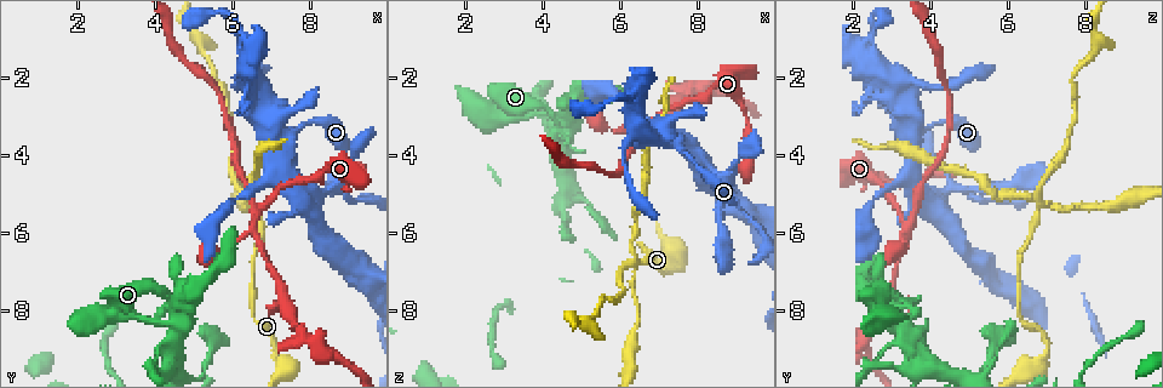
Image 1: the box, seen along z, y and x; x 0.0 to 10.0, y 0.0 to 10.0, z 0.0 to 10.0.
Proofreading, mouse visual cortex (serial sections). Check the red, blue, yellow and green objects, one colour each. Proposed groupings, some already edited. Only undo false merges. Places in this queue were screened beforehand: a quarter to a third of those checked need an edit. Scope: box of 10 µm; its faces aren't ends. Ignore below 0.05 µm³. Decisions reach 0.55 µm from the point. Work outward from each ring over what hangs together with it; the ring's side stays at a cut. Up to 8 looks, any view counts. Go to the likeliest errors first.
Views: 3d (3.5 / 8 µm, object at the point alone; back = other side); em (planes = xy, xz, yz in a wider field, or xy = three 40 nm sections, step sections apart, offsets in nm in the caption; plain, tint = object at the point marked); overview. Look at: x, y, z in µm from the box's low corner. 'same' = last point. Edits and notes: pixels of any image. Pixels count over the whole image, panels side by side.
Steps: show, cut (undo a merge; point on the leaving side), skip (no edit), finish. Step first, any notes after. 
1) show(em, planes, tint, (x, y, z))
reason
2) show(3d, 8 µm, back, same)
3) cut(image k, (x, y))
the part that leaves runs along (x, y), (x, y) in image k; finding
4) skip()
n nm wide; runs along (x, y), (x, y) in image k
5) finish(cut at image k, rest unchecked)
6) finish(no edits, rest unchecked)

show(3d, 8 µm, (6.60, 5.70, 3.35))
four-way junction

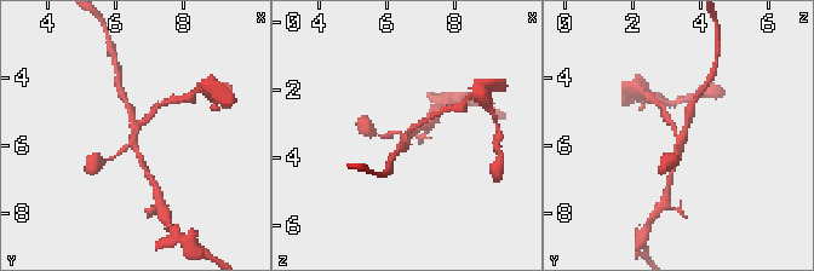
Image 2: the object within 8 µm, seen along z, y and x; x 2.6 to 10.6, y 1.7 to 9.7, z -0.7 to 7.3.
show(em, xy, step 1, tint, same)
shape alone is not enough

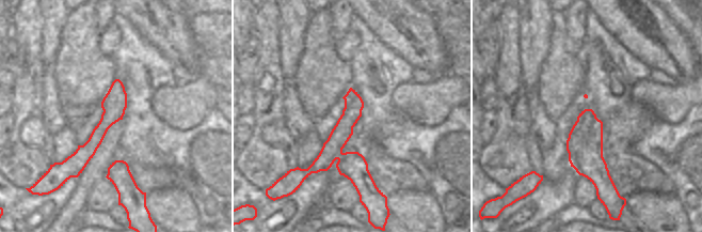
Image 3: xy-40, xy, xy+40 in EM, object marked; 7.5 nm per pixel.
cut(image 2, (691, 111))
arms of 200, 200, 200, 200 nm; the part that leaves runs along (133, 142), (148, 176), (155, 183) in image 2; two cells meet here

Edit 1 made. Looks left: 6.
show(overview)
redraw

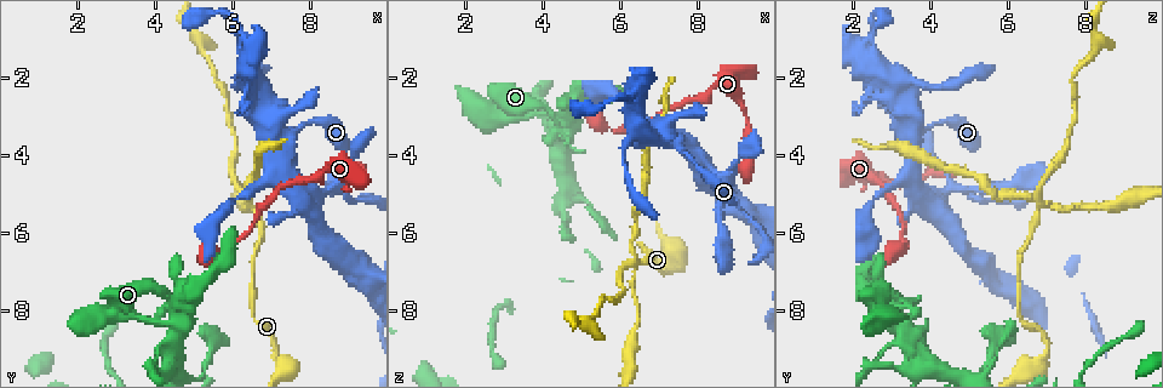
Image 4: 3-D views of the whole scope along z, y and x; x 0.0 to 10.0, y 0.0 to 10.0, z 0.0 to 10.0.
show(3d, 3.5 µm, (6.35, 5.20, 6.75))
four-way junction

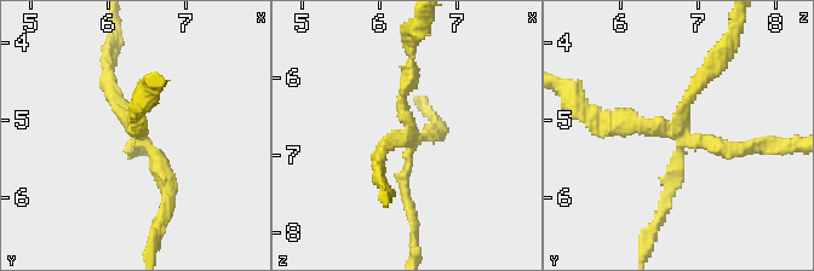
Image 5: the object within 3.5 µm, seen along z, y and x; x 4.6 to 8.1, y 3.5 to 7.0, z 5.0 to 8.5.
show(em, xy, step 1, plain, (6.40, 5.15, 6.75))

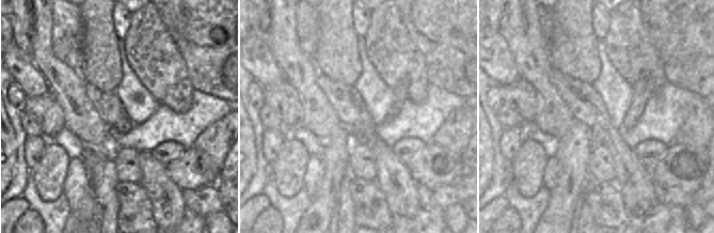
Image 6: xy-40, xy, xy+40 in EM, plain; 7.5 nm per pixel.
show(em, xy, step 1, tint, same)

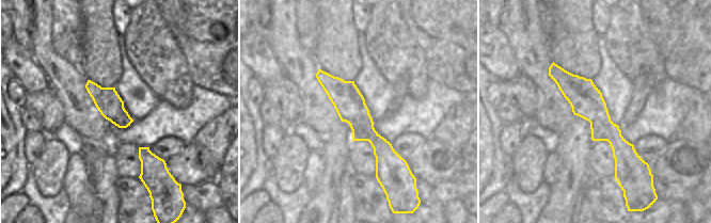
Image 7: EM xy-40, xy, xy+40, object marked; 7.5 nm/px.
cut(image 5, (629, 116))
arms of 150, 150, 200, 200 nm; two cells meet here

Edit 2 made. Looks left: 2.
show(3d, 3.5 µm, (8.55, 4.80, 4.55))
arms run side by side

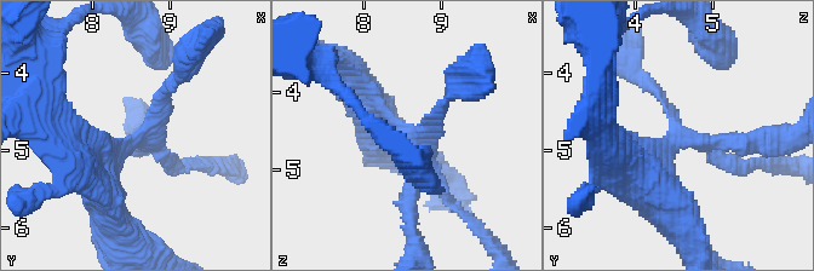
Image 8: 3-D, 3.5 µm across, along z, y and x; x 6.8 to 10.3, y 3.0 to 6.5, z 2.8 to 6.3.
show(em, xy, step 1, tint, (8.55, 4.90, 4.50))
4 arms; arms of 100, 150, 200, 350 nm

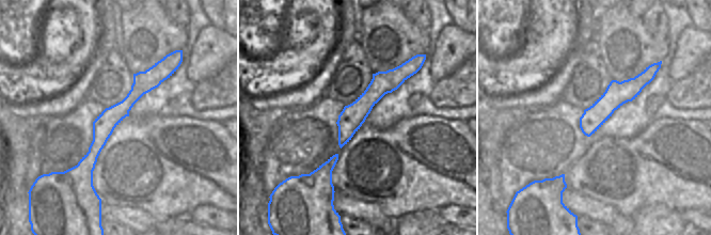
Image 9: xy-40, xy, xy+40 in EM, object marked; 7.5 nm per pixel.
skip()
180 nm wide; runs along (161, 63), (103, 127), (90, 183) in image 9; all the same cell

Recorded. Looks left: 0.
finish(cut at image 2, cut at image 5, rest unchecked)

